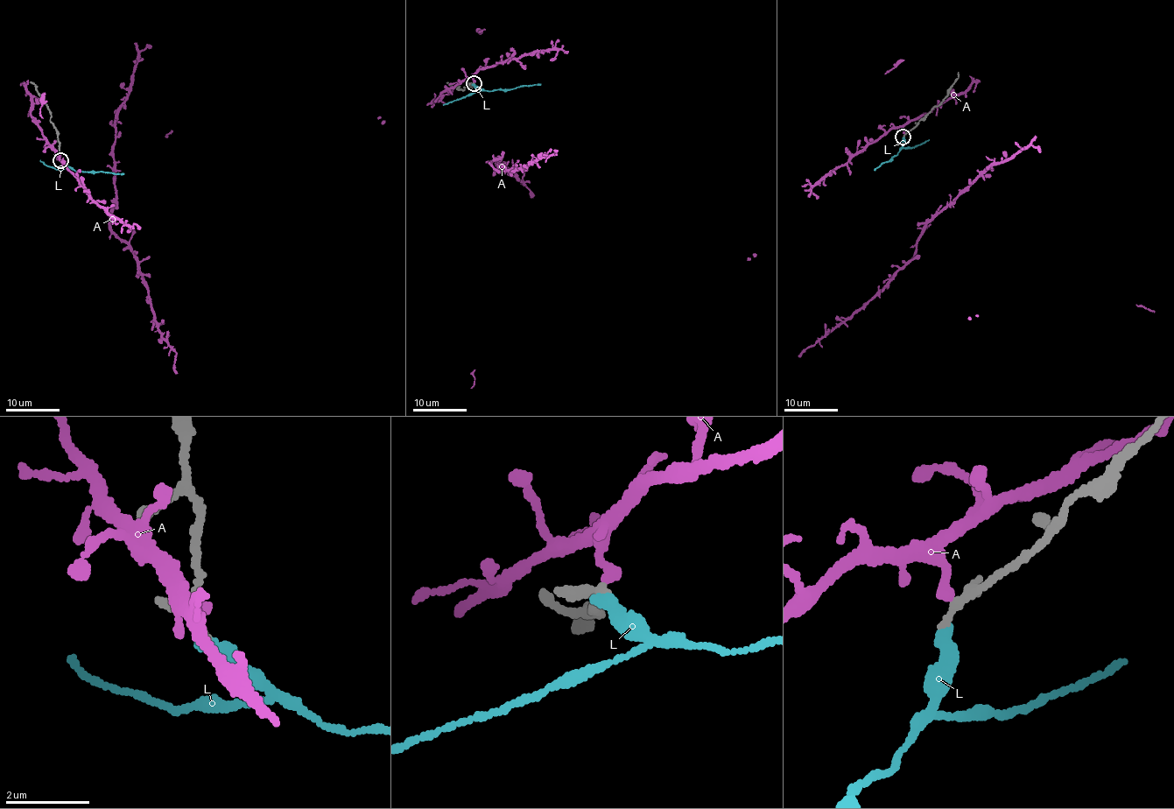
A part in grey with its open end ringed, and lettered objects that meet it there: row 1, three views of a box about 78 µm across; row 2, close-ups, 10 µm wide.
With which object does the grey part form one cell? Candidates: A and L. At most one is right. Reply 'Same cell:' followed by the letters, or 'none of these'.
Same cell: none of these

